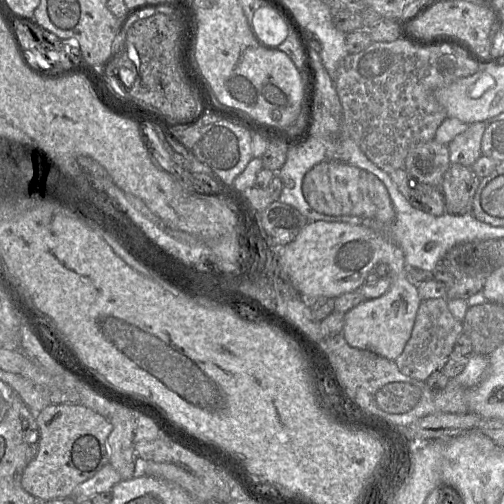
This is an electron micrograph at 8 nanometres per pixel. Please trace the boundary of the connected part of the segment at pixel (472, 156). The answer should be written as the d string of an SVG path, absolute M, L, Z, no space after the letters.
M474 122L457 135L449 144L451 164L460 164L471 168L482 155L482 136L488 122Z

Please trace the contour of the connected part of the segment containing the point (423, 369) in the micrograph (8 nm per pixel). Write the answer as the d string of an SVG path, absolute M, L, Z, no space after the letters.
M446 298L422 300L411 336L403 352L394 362L402 374L416 380L426 381L434 371L442 370L461 333L463 333L463 324L451 314Z

